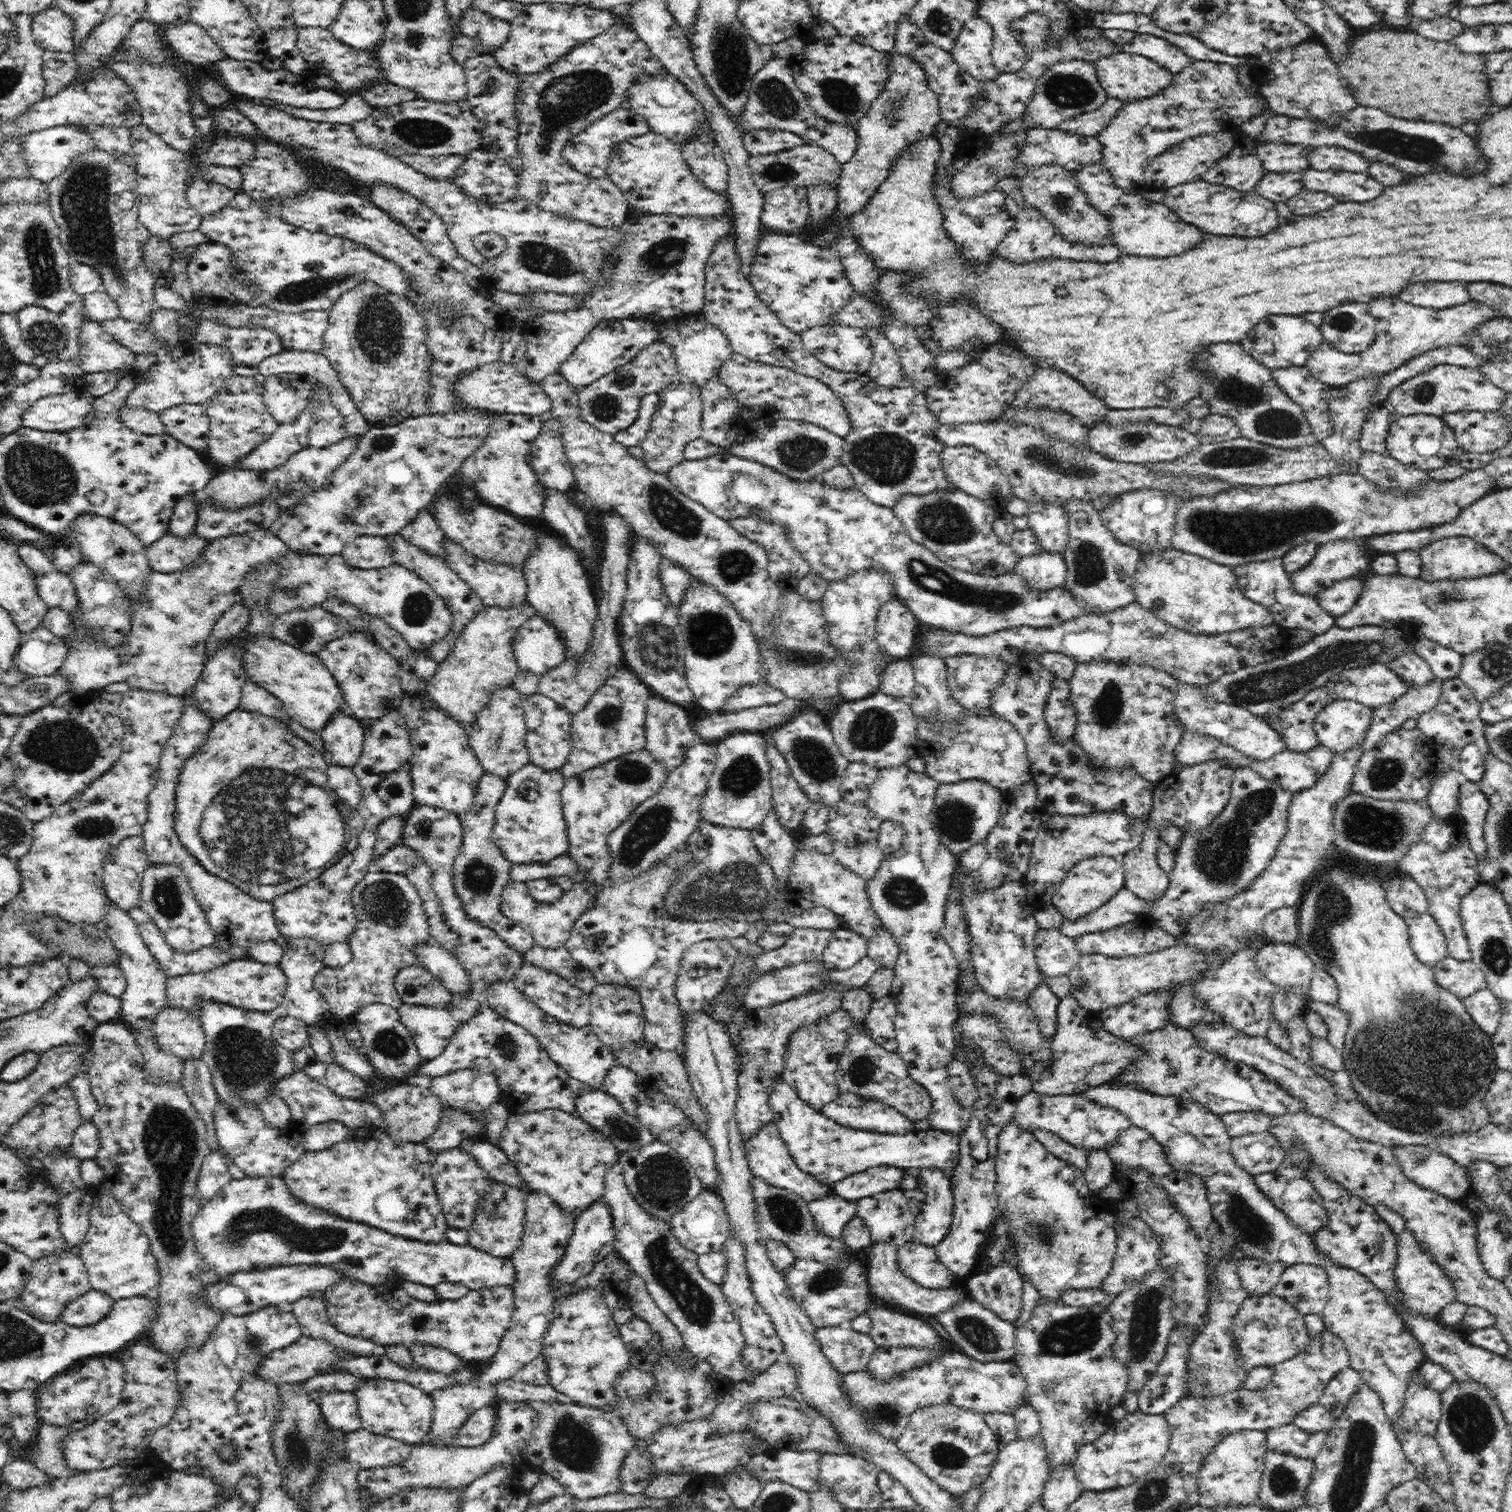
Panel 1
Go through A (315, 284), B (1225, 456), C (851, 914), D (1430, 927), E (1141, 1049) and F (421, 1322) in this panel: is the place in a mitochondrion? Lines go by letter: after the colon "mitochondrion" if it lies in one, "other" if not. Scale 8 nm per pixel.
A: mitochondrion
B: mitochondrion
C: other
D: other
E: other
F: mitochondrion

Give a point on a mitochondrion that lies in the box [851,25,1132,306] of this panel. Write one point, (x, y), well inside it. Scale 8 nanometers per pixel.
(1066, 90)

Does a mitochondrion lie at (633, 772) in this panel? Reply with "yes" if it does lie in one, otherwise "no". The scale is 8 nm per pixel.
yes

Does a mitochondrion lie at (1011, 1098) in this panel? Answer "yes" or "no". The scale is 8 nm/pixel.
no

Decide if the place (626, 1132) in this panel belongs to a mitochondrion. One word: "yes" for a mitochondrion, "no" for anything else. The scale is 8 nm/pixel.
yes

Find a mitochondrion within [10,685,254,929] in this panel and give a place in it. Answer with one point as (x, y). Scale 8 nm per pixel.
(64, 744)

